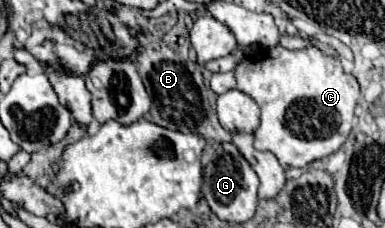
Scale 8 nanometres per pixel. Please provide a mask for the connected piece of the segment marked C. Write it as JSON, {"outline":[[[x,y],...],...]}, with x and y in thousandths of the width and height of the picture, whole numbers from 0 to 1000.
{"outline":[[[735,202],[678,211],[616,281],[610,342],[616,342],[616,386],[647,412],[678,474],[678,544],[657,588],[662,649],[709,667],[730,711],[730,728],[792,737],[813,702],[860,684],[906,605],[938,404],[927,342],[891,307],[881,254],[849,246],[818,202],[797,202],[787,219],[745,219]]]}

